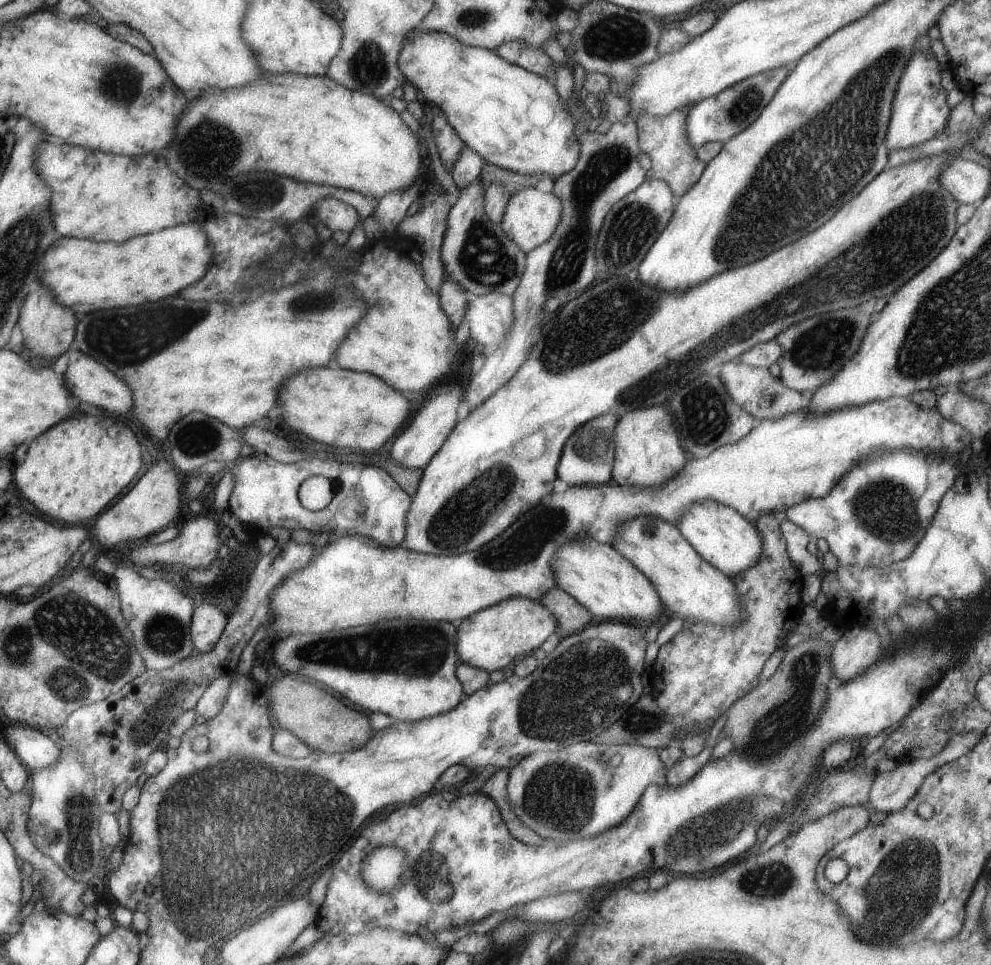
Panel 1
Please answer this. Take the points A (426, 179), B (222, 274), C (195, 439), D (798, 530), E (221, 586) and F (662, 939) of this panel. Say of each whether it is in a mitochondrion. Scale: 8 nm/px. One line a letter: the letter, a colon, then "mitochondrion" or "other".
A: other
B: other
C: mitochondrion
D: other
E: other
F: other

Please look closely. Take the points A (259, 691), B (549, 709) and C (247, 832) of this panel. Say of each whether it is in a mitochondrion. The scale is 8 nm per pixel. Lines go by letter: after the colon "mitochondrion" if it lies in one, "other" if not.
A: other
B: mitochondrion
C: mitochondrion

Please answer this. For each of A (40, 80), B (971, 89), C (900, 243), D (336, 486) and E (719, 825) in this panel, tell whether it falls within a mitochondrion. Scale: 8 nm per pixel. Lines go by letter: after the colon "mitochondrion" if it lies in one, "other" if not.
A: other
B: other
C: mitochondrion
D: other
E: mitochondrion

